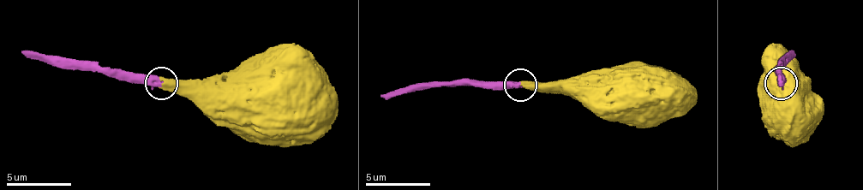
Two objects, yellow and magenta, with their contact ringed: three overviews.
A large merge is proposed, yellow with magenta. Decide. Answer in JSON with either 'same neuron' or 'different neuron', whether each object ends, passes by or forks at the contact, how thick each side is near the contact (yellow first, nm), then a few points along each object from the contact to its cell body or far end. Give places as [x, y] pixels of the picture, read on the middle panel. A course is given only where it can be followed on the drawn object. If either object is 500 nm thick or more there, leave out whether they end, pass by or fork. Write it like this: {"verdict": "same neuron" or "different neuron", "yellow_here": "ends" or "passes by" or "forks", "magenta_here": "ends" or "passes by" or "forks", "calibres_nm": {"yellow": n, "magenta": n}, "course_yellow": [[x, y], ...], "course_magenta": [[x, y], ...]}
{"verdict": "same neuron", "calibres_nm": {"yellow": 600, "magenta": 500}, "course_yellow": [[519, 84], [604, 84], [630, 103], [640, 103], [644, 97]], "course_magenta": [[519, 84], [416, 87], [380, 97]]}

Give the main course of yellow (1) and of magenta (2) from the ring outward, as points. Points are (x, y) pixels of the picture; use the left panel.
1: (160, 84), (245, 84), (271, 78), (281, 78), (284, 84)
2: (160, 84), (56, 68), (20, 51)

